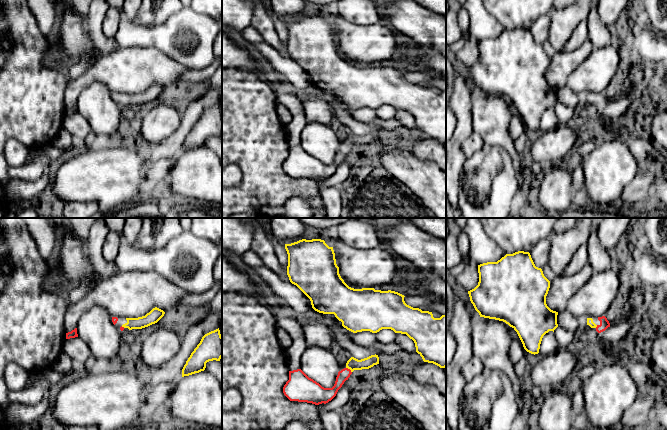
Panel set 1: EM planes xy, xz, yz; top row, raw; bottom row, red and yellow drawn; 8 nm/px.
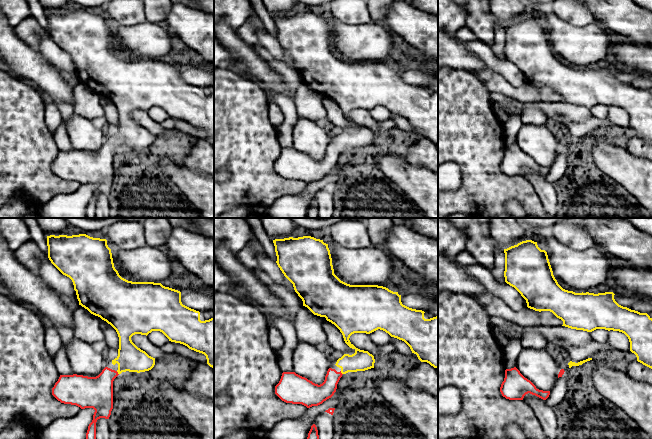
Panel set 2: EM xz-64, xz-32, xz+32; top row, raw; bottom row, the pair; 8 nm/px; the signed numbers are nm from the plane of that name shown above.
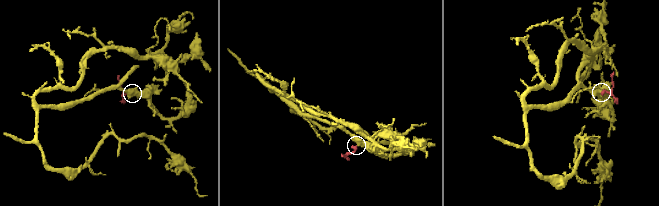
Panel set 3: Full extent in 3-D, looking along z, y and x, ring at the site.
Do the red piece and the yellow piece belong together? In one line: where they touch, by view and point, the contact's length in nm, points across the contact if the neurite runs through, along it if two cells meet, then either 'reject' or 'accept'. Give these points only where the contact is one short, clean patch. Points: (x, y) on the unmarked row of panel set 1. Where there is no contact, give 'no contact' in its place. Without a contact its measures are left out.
contact xz (349, 145); length 60 nm; way xz (329, 169), (349, 145), (353, 140); accept

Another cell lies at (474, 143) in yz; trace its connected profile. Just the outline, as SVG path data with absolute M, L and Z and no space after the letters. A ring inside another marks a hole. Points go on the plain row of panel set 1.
M473 132L461 145L462 152L466 159L473 156L477 151L481 150L484 146L482 137Z

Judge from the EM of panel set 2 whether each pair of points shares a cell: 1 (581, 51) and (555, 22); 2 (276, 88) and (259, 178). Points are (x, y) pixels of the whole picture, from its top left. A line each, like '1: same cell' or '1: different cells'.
1: same cell
2: different cells

